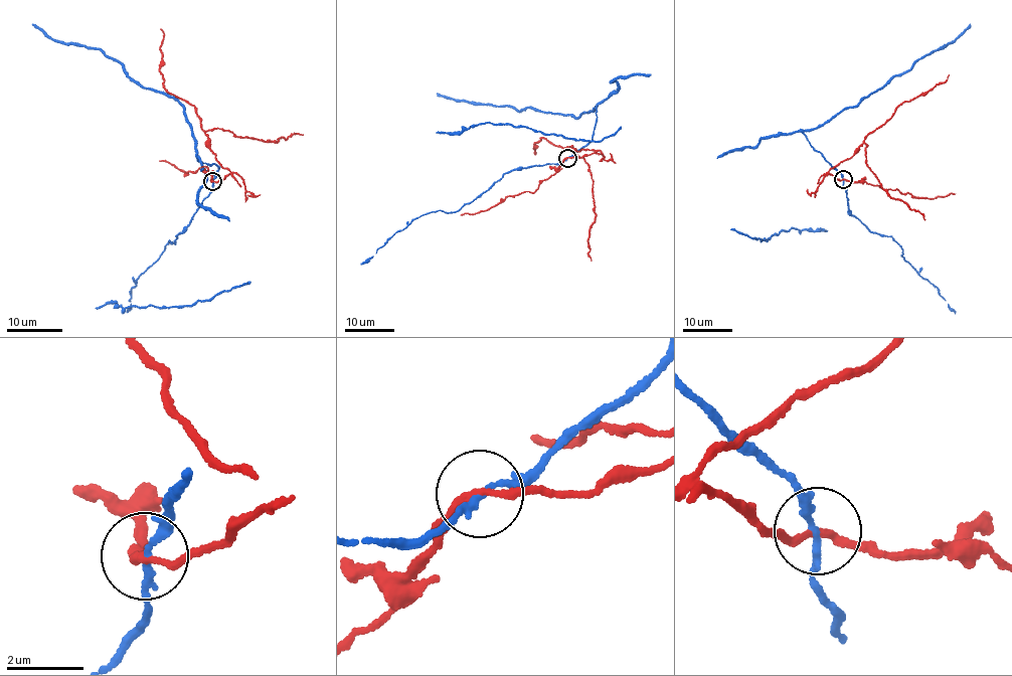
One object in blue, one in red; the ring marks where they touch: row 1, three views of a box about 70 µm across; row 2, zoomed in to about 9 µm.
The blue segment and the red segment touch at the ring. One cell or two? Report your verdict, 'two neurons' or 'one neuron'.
two neurons

